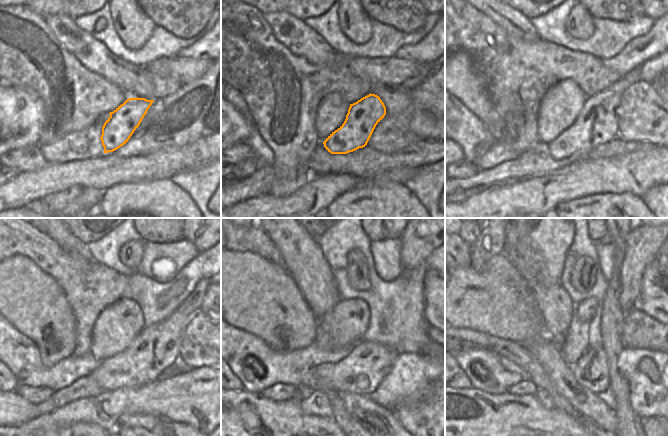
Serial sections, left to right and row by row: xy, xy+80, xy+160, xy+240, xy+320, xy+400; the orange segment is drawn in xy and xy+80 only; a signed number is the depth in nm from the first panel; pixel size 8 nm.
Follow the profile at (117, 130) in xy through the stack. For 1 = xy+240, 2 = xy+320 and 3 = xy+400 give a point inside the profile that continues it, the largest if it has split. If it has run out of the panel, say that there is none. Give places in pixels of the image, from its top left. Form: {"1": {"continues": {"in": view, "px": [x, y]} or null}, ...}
{"1": {"continues": {"in": "xy+240", "px": [156, 348]}}, "2": {"continues": {"in": "xy+320", "px": [361, 372]}}, "3": {"continues": {"in": "xy+400", "px": [514, 357]}}}

